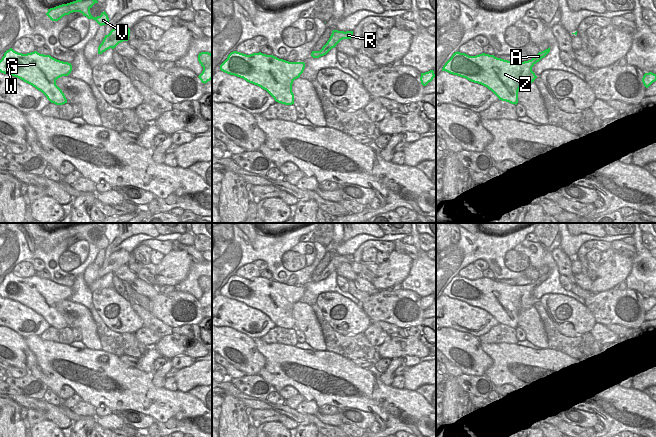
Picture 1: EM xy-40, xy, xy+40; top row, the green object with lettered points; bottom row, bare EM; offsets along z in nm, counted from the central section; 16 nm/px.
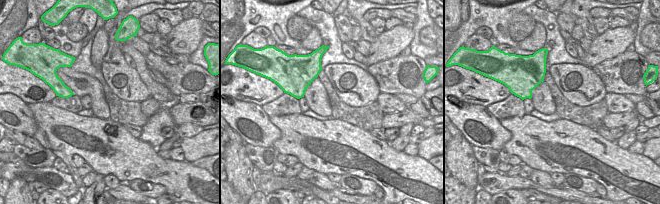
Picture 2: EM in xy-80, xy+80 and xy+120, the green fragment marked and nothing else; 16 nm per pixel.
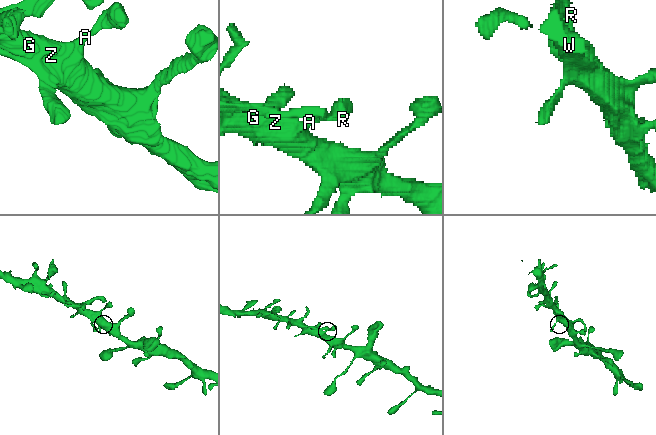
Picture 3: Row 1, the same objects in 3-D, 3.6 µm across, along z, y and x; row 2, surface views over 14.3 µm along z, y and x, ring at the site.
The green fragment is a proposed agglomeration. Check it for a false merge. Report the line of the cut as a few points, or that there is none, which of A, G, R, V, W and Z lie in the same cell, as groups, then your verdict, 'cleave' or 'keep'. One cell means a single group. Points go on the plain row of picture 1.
no cut | A G R V W Z | keep

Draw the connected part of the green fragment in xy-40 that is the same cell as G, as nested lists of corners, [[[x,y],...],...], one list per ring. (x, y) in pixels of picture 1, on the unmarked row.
[[[10,272],[0,284],[1,297],[17,301],[32,309],[56,329],[67,327],[64,317],[56,309],[56,304],[68,300],[71,295],[71,287],[37,275],[22,278]]]

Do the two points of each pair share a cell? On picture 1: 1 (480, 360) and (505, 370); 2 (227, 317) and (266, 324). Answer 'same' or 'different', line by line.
1: different
2: same

